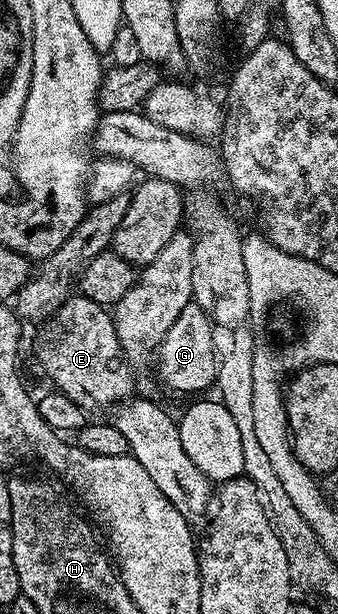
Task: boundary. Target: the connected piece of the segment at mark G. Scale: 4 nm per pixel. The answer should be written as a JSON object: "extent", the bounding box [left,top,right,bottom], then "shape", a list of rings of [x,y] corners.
{"extent":[154,302,216,395],"shape":[[[190,302],[182,313],[178,313],[178,321],[170,325],[170,333],[162,337],[160,346],[154,352],[156,371],[160,379],[172,391],[185,391],[192,395],[195,391],[204,391],[216,381],[216,358],[212,344],[212,326],[206,313],[196,302]]]}

